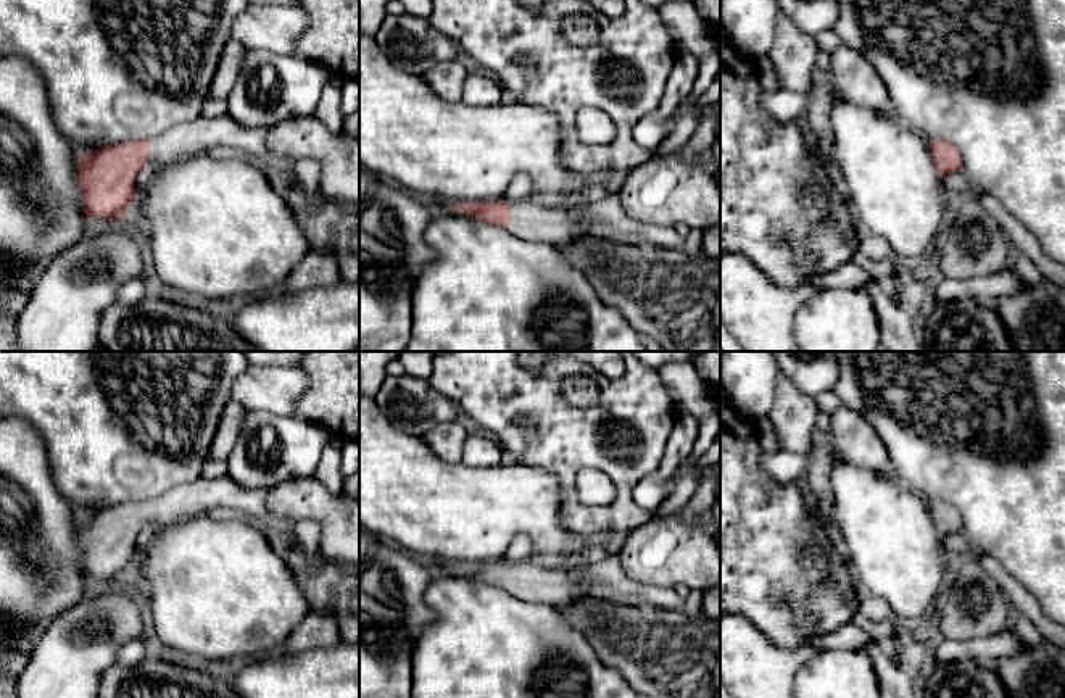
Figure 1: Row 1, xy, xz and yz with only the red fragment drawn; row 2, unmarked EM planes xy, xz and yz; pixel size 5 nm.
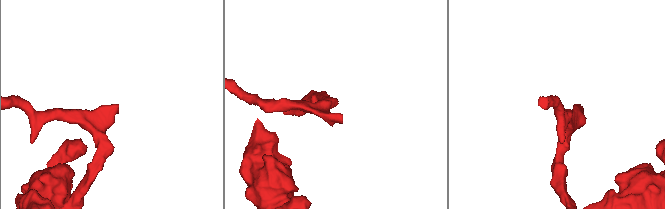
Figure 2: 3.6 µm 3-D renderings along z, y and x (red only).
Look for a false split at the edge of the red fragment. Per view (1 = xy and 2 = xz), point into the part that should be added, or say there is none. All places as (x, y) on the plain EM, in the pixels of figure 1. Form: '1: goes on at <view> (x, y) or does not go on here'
1: goes on at xy (200, 497)
2: goes on at xz (605, 579)

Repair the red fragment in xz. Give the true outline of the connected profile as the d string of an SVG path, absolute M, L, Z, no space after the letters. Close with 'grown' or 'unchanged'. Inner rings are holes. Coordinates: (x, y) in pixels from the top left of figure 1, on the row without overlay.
M591 556L577 574L577 563L546 564L537 559L508 564L504 561L450 566L475 580L496 585L524 601L567 606L578 598L627 605L644 609L683 613L686 598L670 587L633 580L619 556Z; grown

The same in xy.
M229 474L218 479L200 477L150 500L106 506L81 516L76 543L82 555L82 572L87 580L119 582L134 566L135 540L148 522L161 529L209 514L219 506L227 514L292 530L293 521L267 509L267 493L269 490L243 488Z; grown

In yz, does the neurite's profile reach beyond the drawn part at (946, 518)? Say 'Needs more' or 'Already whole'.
Already whole

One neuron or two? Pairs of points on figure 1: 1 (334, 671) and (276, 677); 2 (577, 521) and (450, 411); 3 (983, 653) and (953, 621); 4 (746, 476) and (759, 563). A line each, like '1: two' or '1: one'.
1: one
2: two
3: two
4: one

